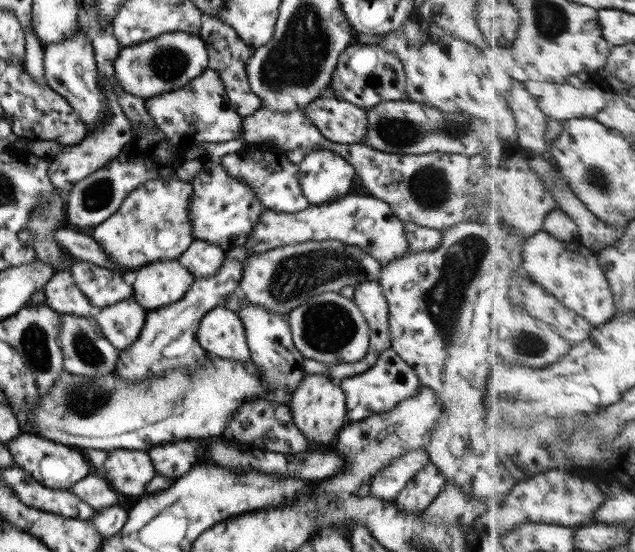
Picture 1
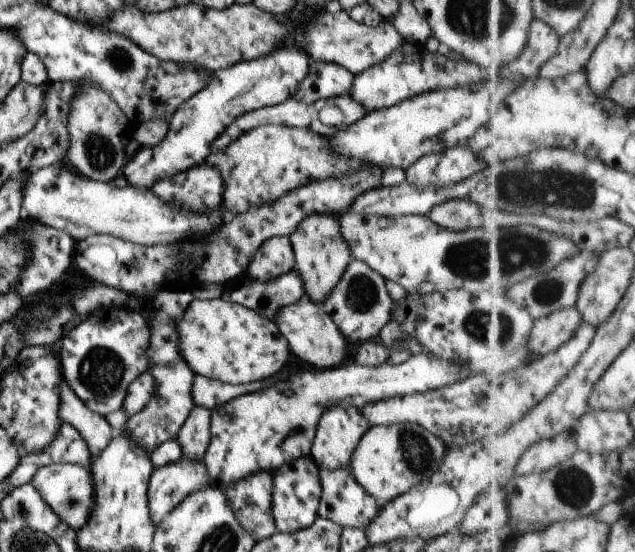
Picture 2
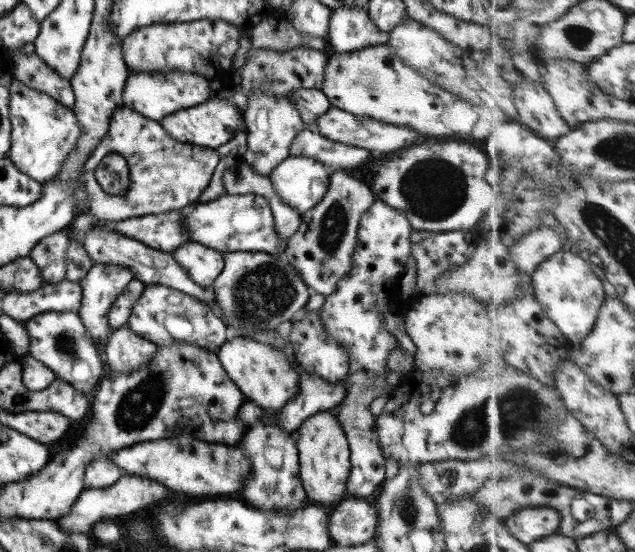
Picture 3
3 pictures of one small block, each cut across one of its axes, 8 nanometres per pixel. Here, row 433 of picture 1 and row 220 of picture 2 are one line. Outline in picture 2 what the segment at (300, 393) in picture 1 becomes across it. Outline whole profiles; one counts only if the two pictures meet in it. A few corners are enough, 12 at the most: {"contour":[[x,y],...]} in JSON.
{"contour":[[337,216],[289,236],[306,296],[321,305],[353,259]]}

